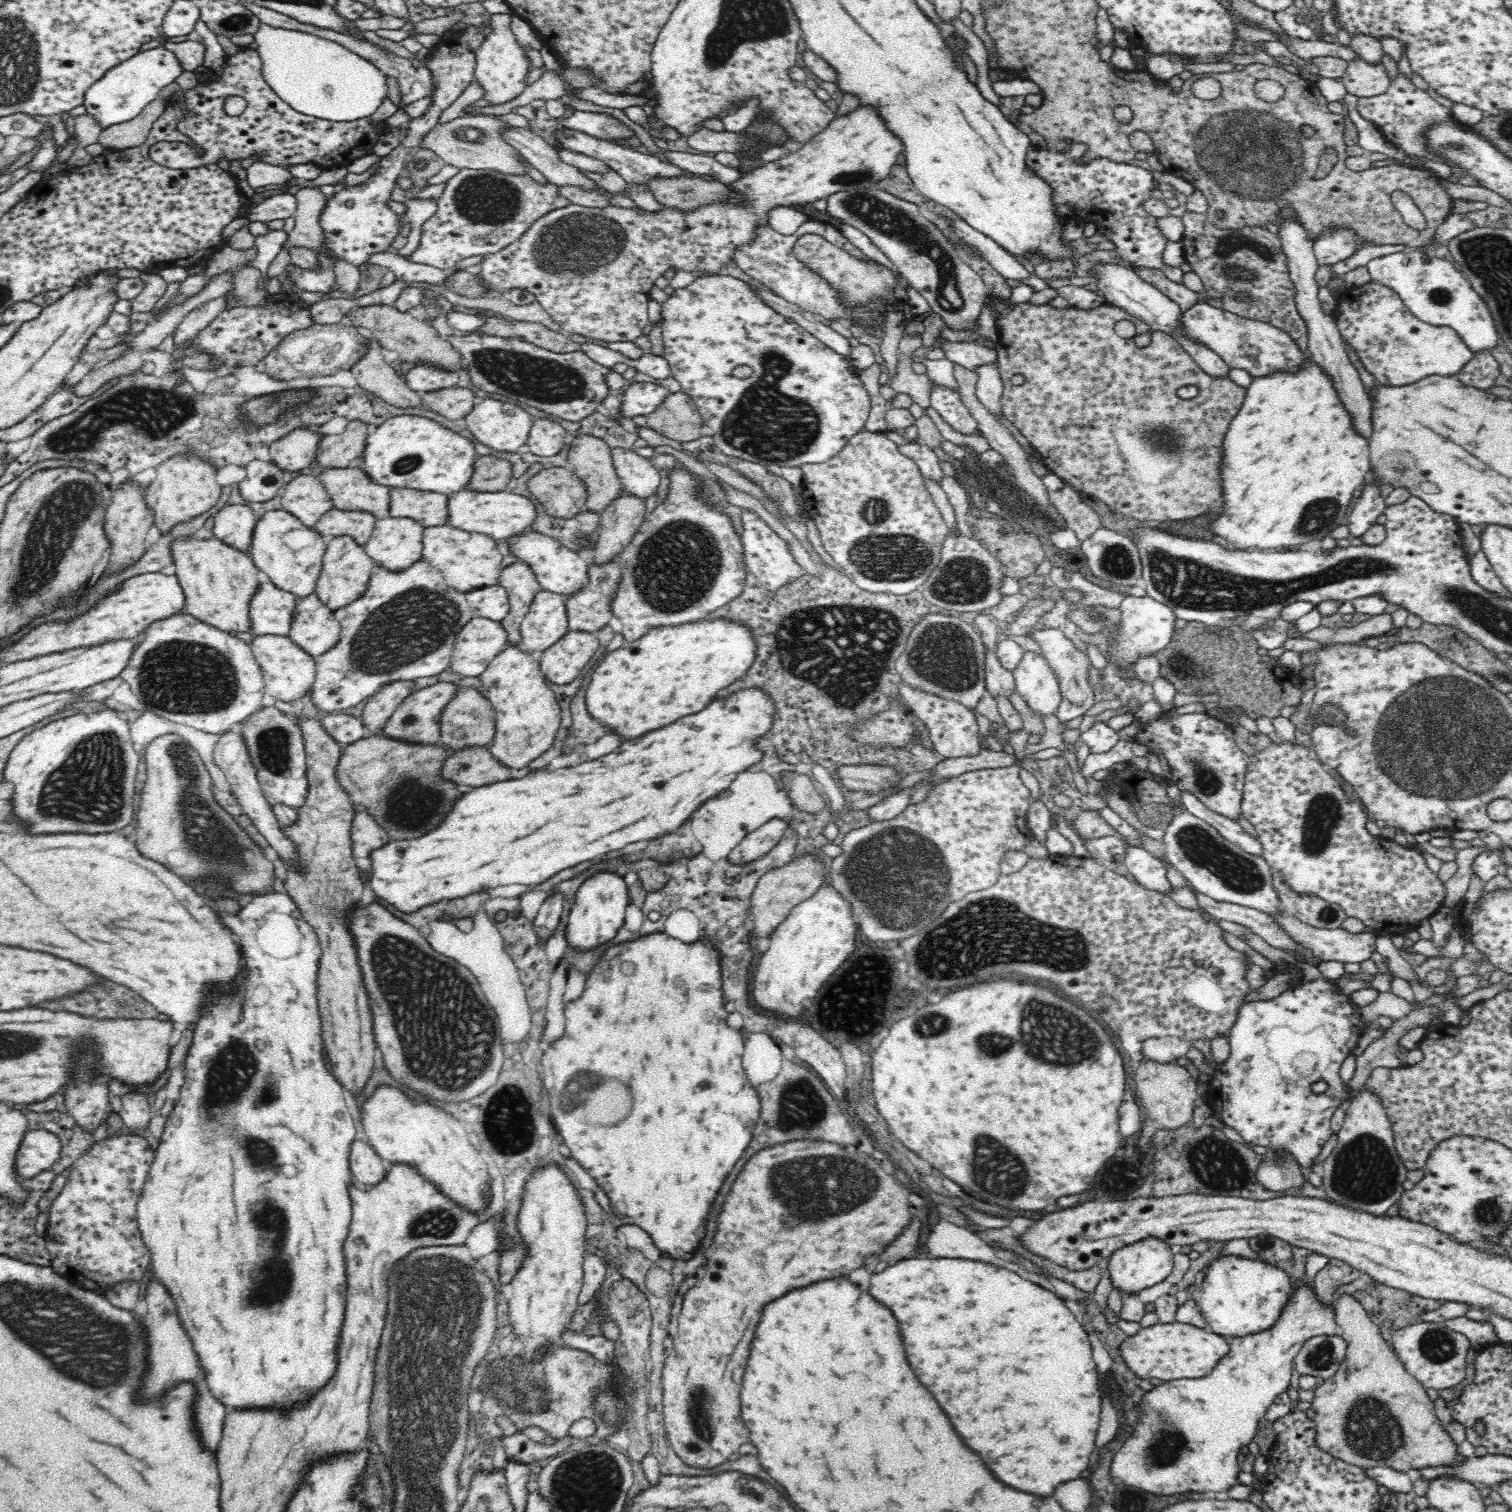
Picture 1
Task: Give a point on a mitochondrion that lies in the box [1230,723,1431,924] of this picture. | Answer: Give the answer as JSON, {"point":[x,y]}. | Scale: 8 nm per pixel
{"point":[1321,820]}

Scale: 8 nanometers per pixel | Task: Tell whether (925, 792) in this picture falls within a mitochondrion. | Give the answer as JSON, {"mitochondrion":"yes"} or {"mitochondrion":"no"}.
{"mitochondrion":"no"}

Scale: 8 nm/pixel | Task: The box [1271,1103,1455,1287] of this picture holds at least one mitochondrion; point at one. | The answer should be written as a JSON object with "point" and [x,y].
{"point":[1365,1171]}

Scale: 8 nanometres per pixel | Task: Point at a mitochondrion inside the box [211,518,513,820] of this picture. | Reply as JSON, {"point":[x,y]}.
{"point":[414,624]}

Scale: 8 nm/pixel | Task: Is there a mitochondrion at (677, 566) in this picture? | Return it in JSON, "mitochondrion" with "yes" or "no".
{"mitochondrion":"yes"}

